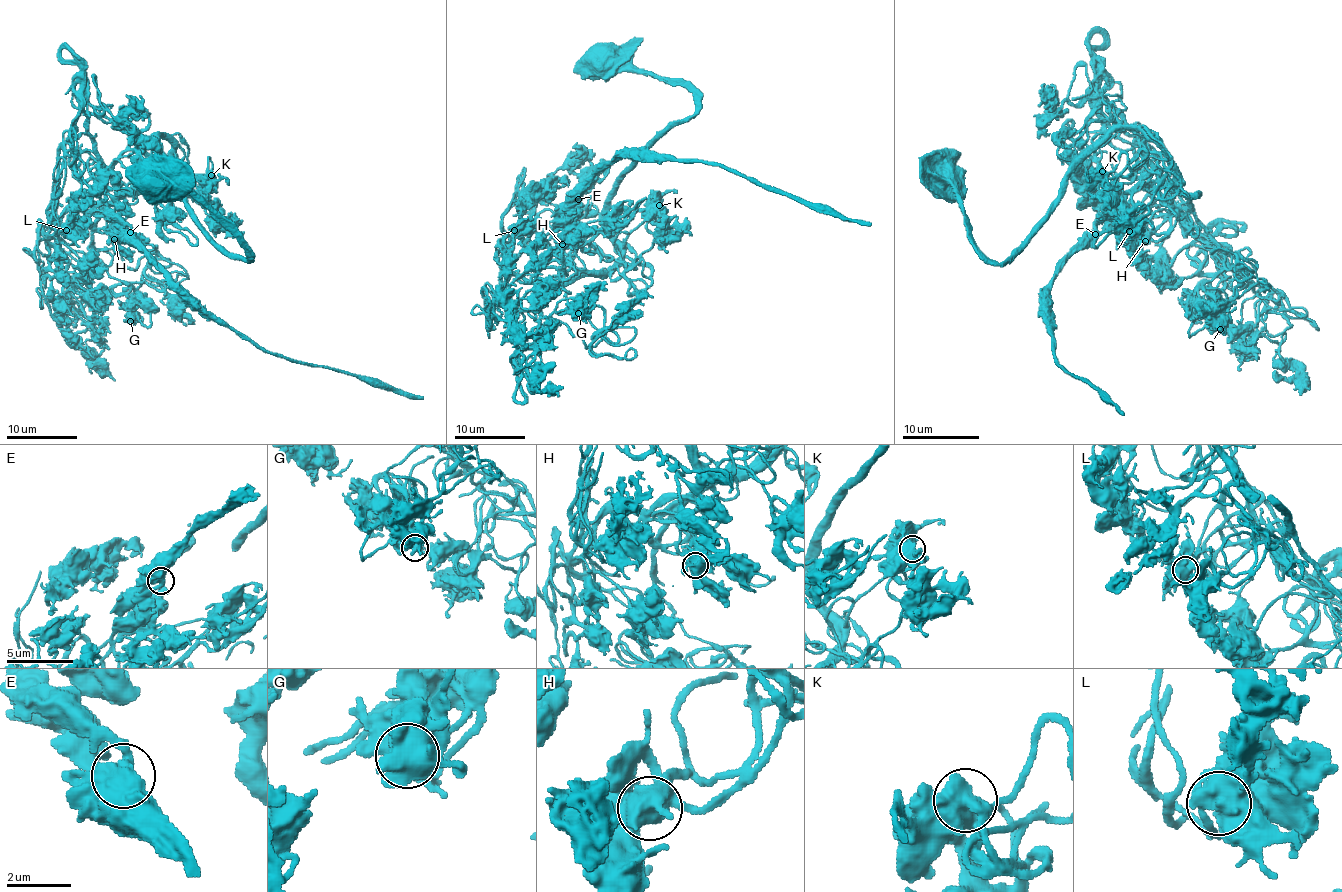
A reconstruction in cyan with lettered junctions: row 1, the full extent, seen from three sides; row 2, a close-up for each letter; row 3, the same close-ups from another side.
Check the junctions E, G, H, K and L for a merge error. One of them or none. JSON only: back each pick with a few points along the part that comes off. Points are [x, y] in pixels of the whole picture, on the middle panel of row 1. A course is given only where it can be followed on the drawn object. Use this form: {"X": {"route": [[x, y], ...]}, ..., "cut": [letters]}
{"E": {"route": [[578, 198], [582, 188], [613, 159], [670, 158], [711, 161], [870, 225]]}, "cut": ["E"]}

